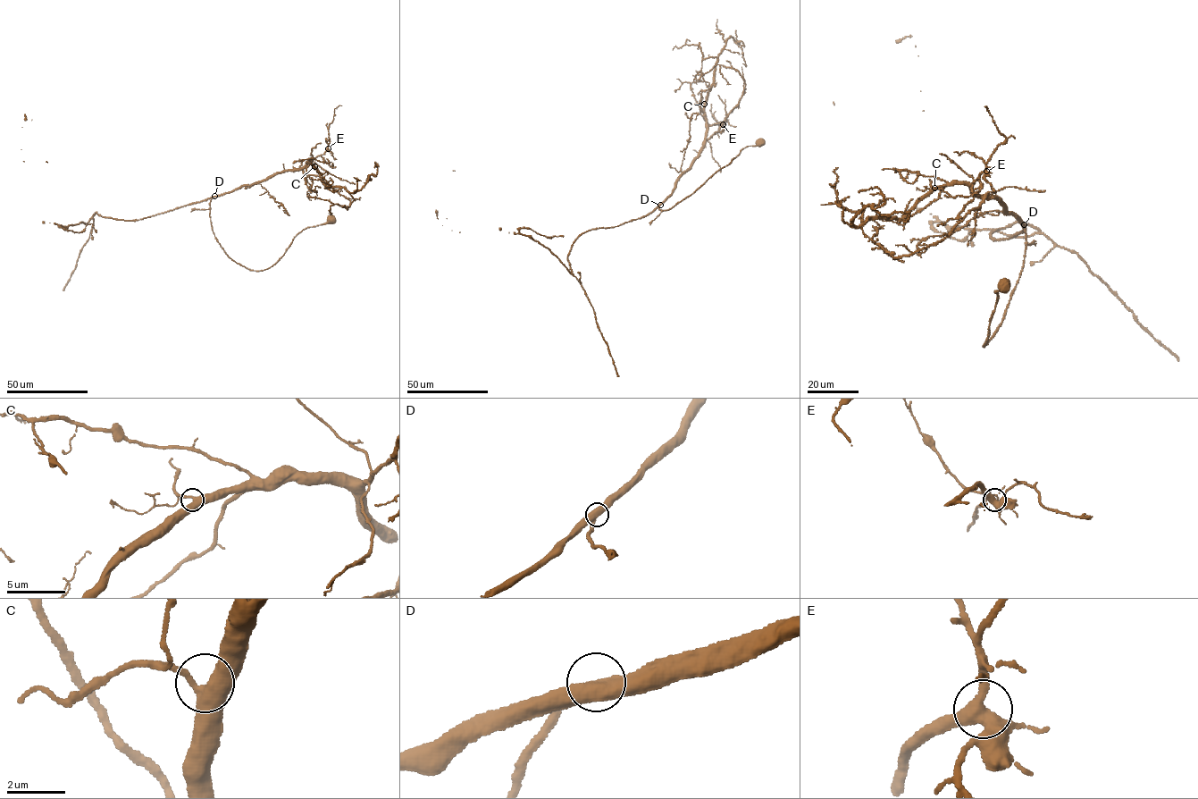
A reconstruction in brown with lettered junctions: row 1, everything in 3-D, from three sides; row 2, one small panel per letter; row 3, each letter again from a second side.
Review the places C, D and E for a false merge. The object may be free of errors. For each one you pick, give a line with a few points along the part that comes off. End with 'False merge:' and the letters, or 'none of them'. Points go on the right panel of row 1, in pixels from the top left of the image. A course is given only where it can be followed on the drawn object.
False merge: none of them

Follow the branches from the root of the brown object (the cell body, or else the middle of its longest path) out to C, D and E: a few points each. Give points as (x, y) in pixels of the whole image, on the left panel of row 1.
C: (331, 219), (300, 231), (274, 264), (259, 271), (229, 256), (213, 231), (213, 197), (308, 162), (314, 166)
D: (331, 219), (300, 231), (274, 264), (253, 271), (229, 256), (214, 236), (209, 206), (214, 196)
E: (331, 219), (300, 231), (274, 264), (259, 271), (227, 255), (209, 215), (213, 197), (302, 168), (328, 148)

